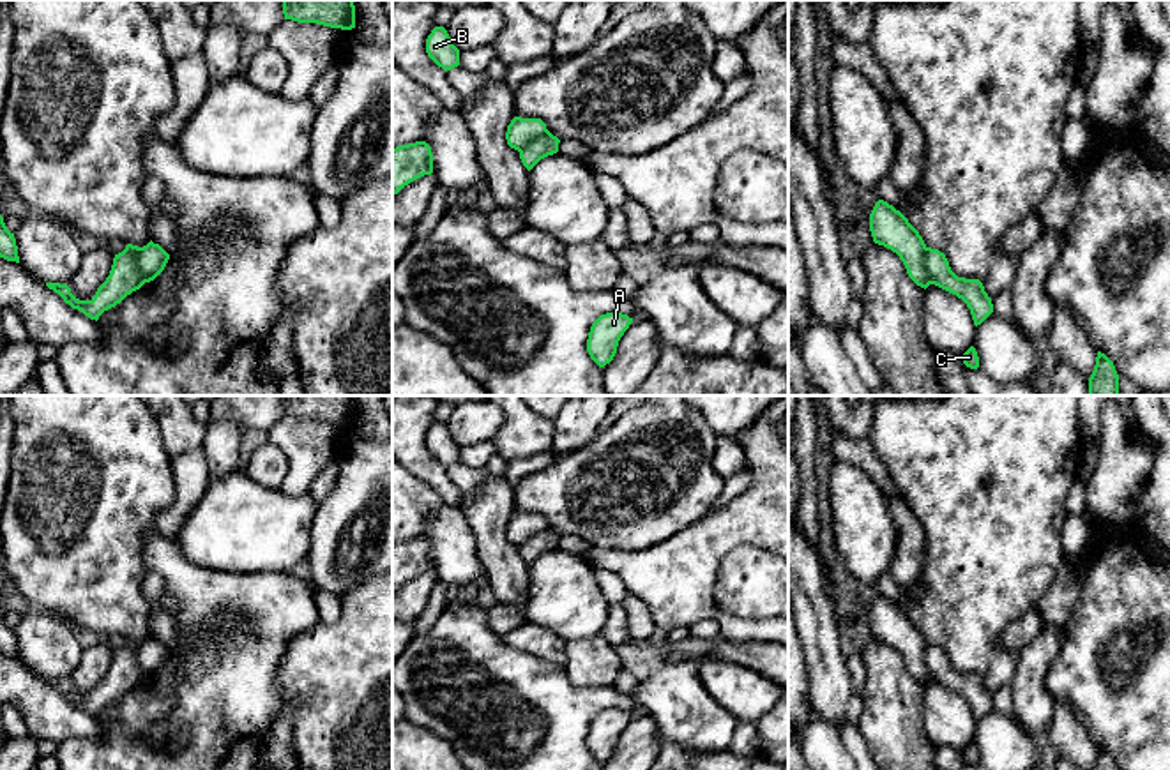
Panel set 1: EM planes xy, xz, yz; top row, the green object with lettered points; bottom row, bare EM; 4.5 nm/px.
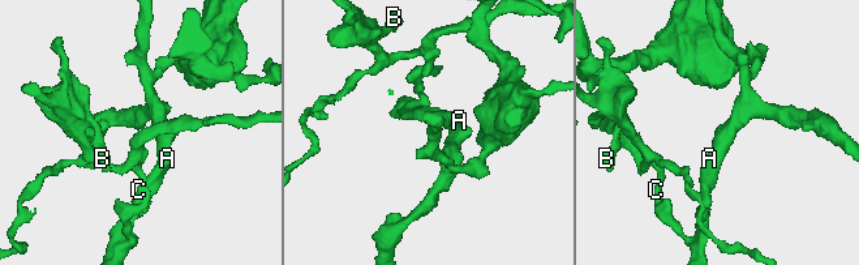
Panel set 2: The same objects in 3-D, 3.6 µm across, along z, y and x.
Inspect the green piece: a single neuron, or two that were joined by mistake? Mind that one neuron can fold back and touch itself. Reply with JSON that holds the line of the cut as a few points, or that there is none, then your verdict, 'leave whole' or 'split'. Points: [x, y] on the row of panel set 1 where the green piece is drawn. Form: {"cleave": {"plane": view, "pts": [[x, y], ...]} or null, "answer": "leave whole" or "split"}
{"cleave": {"plane": "yz", "pts": [[926, 248], [923, 267], [932, 283]]}, "answer": "split"}

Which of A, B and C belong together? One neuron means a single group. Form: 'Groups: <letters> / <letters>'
Groups: A C / B

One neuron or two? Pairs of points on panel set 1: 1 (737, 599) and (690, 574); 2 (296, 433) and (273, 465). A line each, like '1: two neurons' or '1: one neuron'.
1: two neurons
2: two neurons

